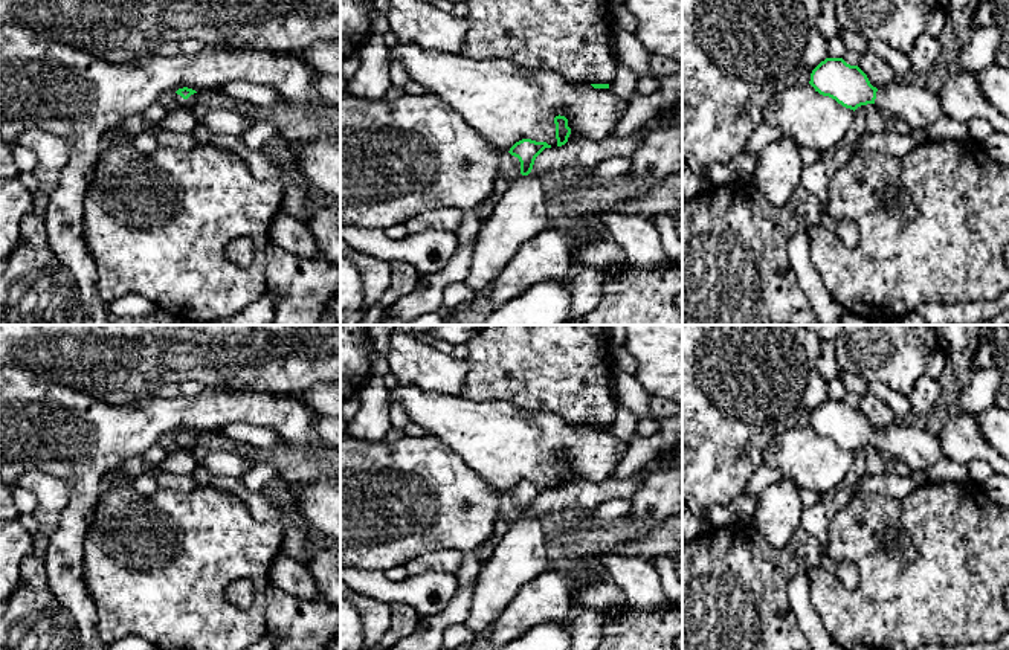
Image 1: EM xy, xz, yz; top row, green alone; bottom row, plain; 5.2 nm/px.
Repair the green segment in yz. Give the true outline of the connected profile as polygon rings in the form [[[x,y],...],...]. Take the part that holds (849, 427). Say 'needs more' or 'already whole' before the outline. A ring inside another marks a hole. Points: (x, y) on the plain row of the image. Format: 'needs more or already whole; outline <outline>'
needs more; outline [[[826,400],[811,415],[809,426],[823,438],[835,441],[846,450],[856,452],[873,446],[885,459],[902,461],[911,471],[928,471],[943,458],[937,435],[925,430],[922,421],[898,421],[876,430],[867,417],[843,400]]]

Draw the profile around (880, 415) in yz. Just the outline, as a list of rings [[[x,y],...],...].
[[[873,394],[864,395],[858,409],[867,417],[870,426],[876,430],[882,430],[899,421],[891,406]]]

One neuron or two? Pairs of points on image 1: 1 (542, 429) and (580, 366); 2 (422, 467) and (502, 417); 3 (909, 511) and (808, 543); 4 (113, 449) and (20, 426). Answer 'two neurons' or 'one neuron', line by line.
1: two neurons
2: two neurons
3: two neurons
4: one neuron

